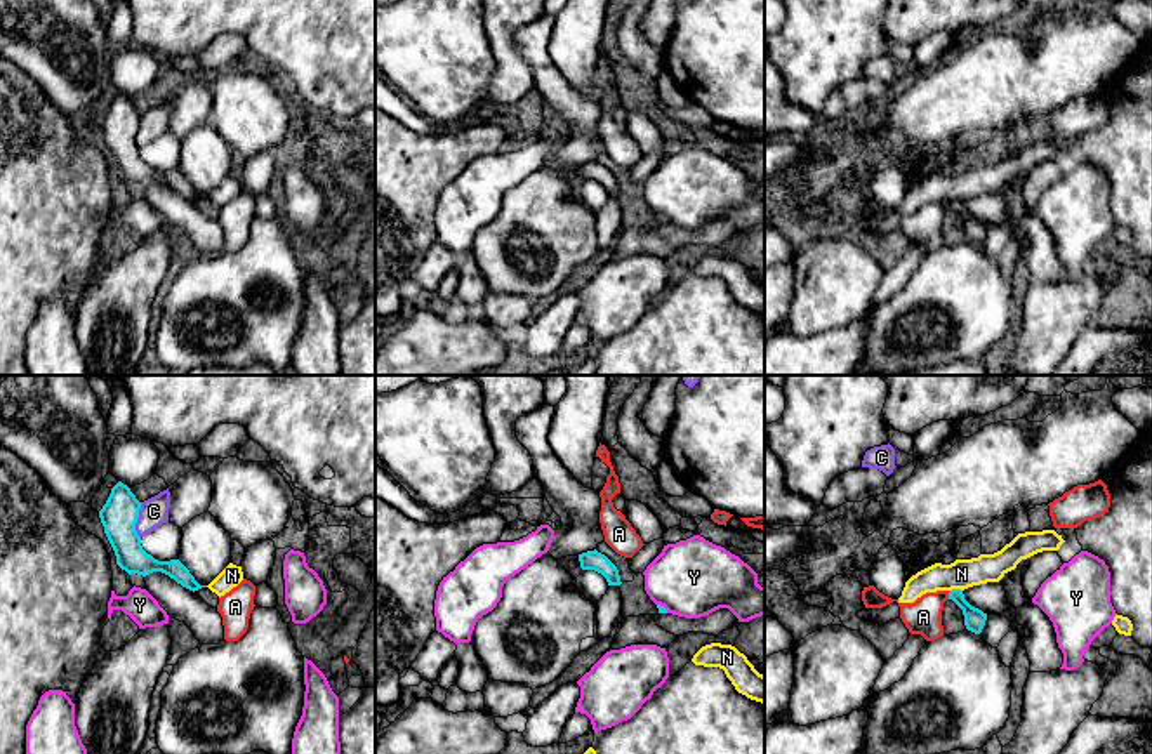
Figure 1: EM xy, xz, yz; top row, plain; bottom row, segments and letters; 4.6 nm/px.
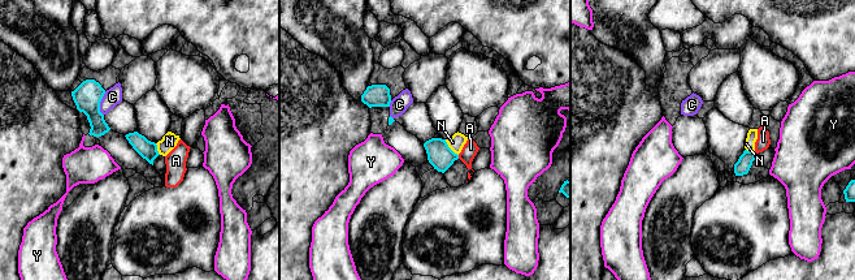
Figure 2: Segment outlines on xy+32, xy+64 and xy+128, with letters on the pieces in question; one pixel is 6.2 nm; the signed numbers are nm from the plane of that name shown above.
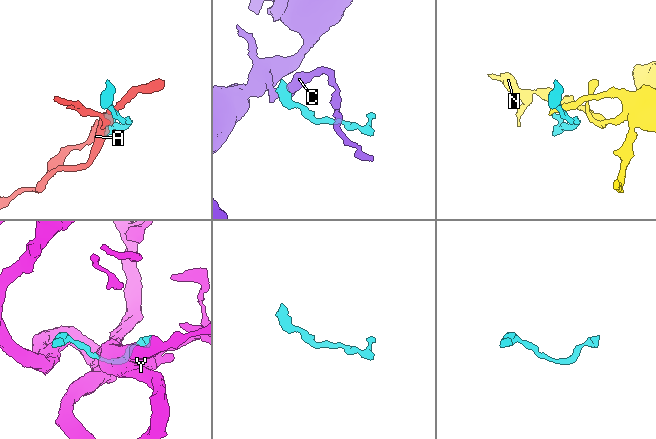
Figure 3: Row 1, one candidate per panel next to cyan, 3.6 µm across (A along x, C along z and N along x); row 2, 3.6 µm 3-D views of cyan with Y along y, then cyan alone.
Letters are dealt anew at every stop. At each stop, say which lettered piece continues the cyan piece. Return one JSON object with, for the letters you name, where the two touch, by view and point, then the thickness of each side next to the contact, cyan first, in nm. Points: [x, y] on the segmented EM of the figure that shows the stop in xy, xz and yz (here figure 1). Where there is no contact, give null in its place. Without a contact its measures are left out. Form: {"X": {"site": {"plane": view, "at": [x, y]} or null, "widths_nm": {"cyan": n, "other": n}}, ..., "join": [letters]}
{"join": []}

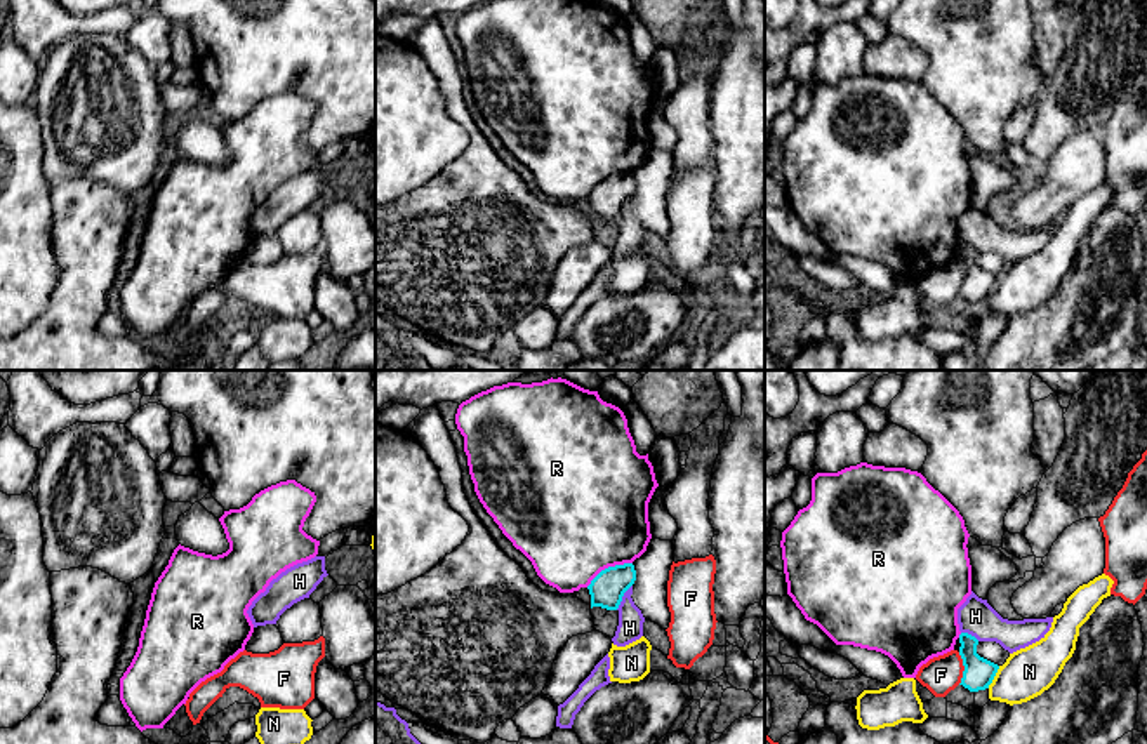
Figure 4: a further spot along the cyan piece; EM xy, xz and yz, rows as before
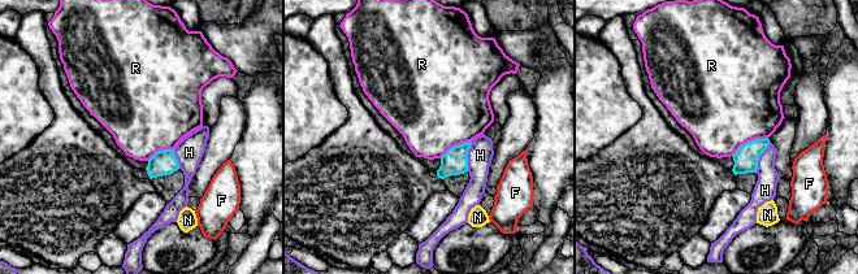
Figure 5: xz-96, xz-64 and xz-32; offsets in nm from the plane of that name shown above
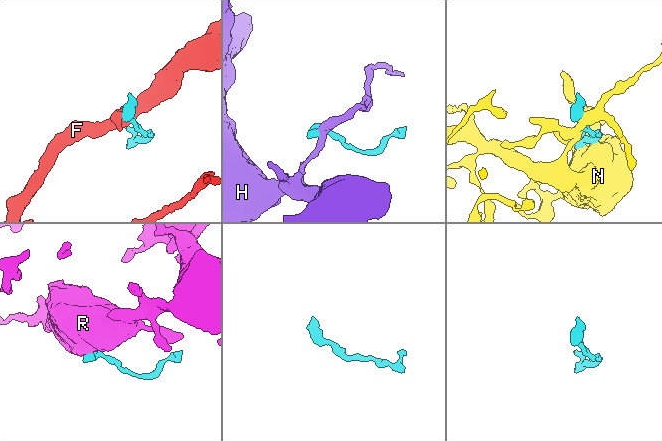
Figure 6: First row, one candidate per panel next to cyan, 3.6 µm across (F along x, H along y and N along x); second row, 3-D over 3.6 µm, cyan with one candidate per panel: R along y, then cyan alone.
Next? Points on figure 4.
{"join": []}

